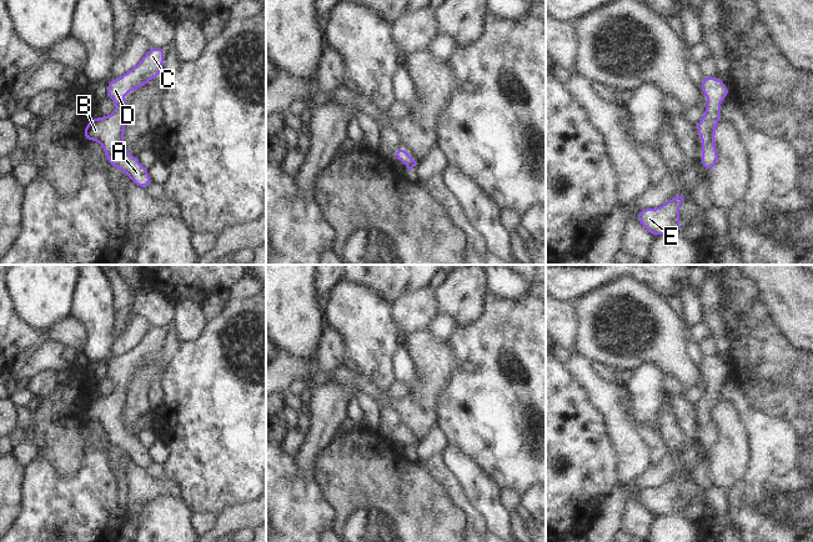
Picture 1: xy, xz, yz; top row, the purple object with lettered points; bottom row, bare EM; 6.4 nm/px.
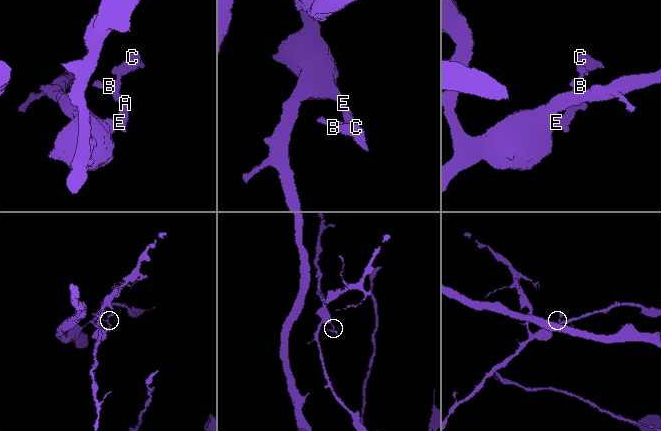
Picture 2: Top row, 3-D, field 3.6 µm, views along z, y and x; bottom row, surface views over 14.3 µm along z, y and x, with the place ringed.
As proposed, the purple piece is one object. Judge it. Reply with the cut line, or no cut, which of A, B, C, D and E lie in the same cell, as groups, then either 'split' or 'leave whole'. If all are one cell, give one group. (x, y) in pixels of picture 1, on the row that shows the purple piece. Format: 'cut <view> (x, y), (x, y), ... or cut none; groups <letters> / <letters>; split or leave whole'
cut none; groups A B C D E; leave whole

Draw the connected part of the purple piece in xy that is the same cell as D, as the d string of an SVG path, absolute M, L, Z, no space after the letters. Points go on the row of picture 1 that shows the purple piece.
M164 47L149 49L136 66L120 79L109 80L106 96L116 101L115 110L106 117L99 116L90 120L84 130L85 140L96 140L101 144L110 166L127 174L131 181L142 189L146 189L152 181L147 174L149 169L145 169L137 157L130 155L124 146L127 111L124 97L129 91L142 87L159 76L164 66L164 57Z

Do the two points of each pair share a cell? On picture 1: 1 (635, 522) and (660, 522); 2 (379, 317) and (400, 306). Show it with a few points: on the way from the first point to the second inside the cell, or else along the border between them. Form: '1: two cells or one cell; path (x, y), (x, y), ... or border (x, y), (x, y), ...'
1: two cells; border (655, 516), (650, 528)
2: two cells; border (390, 302), (391, 317), (394, 320)

